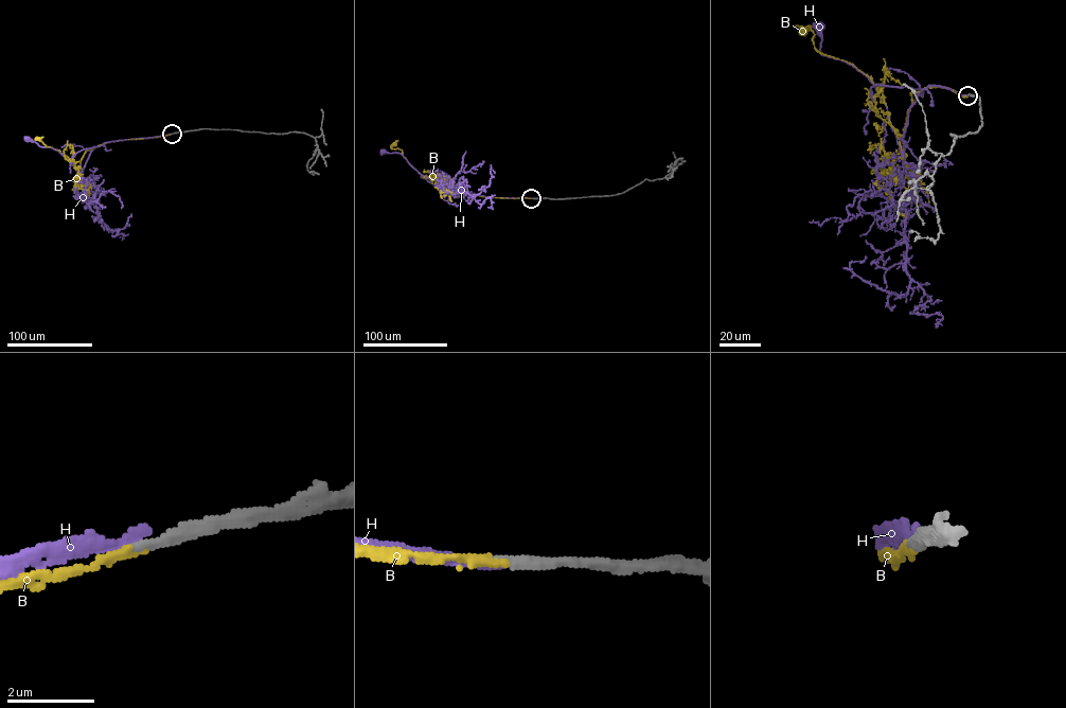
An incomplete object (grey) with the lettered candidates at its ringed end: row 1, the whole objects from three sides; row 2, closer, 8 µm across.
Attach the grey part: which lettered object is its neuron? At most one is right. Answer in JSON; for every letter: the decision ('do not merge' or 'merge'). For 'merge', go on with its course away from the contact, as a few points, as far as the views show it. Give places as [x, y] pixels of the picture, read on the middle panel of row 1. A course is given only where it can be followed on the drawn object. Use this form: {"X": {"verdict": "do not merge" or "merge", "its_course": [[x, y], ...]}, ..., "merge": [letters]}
{"B": {"verdict": "merge", "its_course": [[531, 198], [485, 197], [441, 187], [411, 166], [402, 151], [392, 148], [394, 144]]}, "H": {"verdict": "do not merge"}, "merge": ["B"]}

